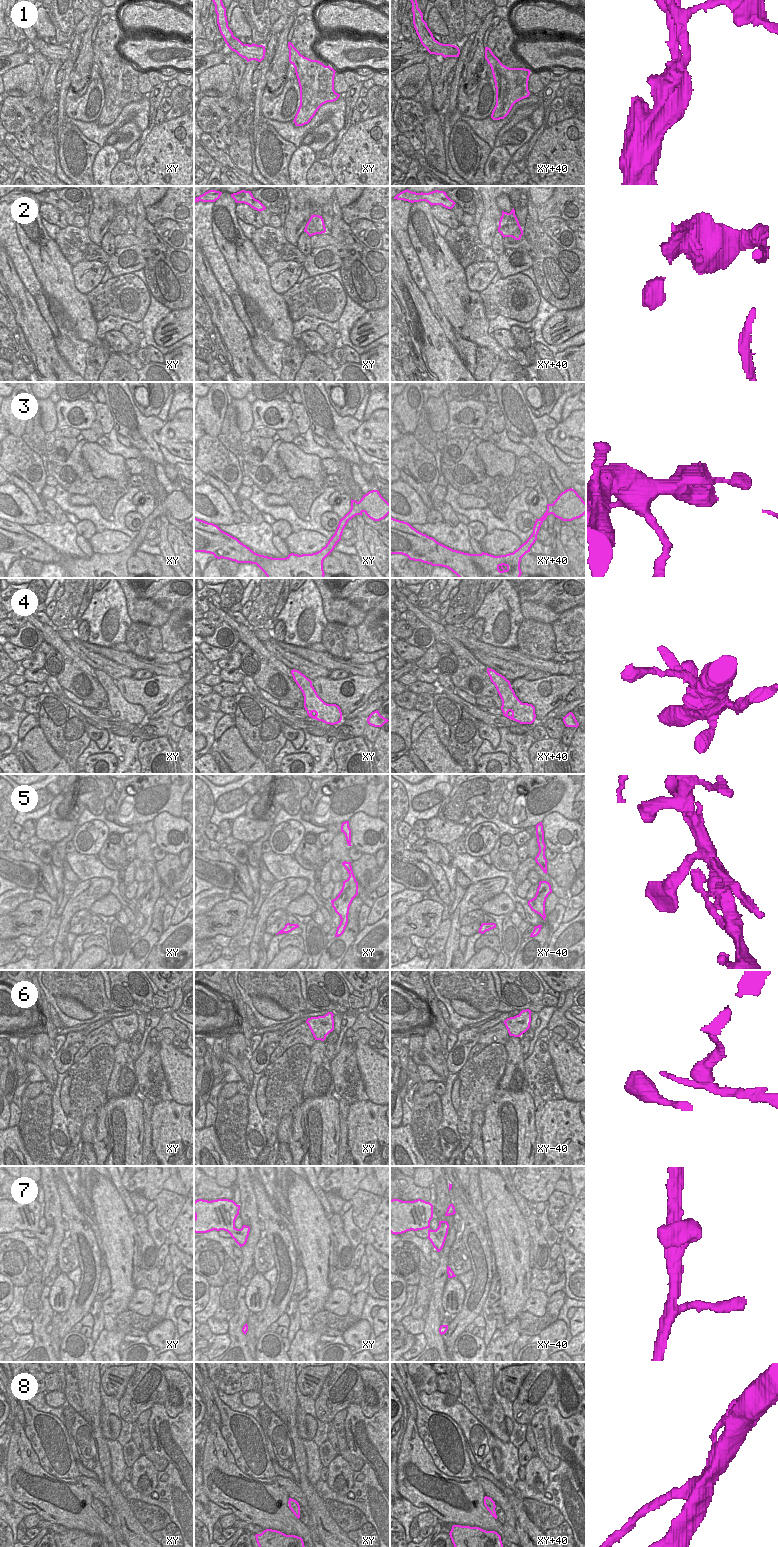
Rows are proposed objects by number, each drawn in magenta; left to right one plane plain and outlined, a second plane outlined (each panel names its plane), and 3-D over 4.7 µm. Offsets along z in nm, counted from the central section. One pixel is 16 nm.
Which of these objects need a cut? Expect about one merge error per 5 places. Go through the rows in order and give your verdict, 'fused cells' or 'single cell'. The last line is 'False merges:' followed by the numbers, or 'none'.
1: fused cells
2: fused cells
3: single cell
4: single cell
5: single cell
6: fused cells
7: single cell
8: fused cells
False merges: 1, 2, 6, 8

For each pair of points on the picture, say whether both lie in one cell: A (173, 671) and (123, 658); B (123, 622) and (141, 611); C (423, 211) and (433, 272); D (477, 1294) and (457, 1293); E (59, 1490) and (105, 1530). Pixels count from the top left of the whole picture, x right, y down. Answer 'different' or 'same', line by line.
A: same
B: different
C: same
D: different
E: same

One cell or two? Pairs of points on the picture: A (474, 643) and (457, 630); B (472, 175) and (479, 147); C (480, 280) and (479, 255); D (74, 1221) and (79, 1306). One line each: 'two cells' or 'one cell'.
A: one cell
B: one cell
C: two cells
D: one cell

